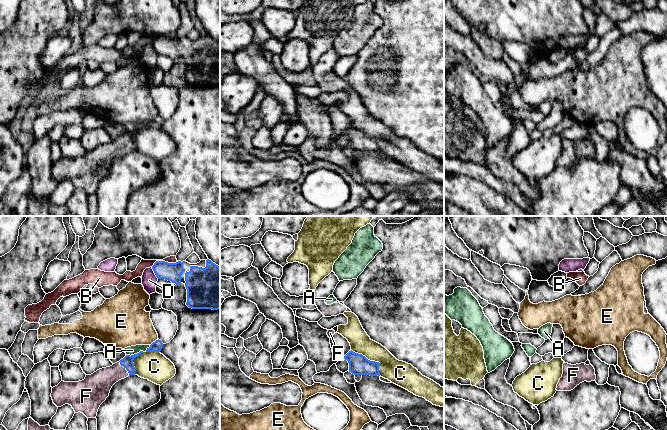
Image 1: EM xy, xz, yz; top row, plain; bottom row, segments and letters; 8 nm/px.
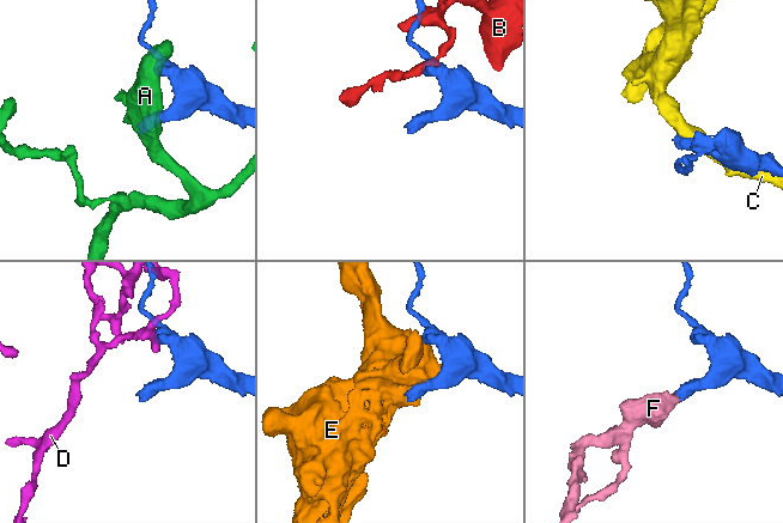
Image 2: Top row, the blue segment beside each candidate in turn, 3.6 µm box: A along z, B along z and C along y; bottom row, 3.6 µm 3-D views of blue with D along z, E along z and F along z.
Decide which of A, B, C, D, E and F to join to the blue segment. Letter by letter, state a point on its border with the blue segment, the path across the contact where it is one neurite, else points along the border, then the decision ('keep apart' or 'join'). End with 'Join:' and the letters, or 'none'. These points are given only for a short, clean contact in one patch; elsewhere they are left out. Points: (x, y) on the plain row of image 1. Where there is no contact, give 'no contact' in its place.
A: contact xy (134, 130); border xy (143, 127), (126, 131); keep apart
B: contact xy (164, 37); keep apart
C: contact xz (371, 137); keep apart
D: contact xy (154, 48); keep apart
E: contact xy (155, 117); keep apart
F: contact xy (124, 143); way xy (127, 138), (124, 143), (104, 154), (98, 160); join
Join: F

